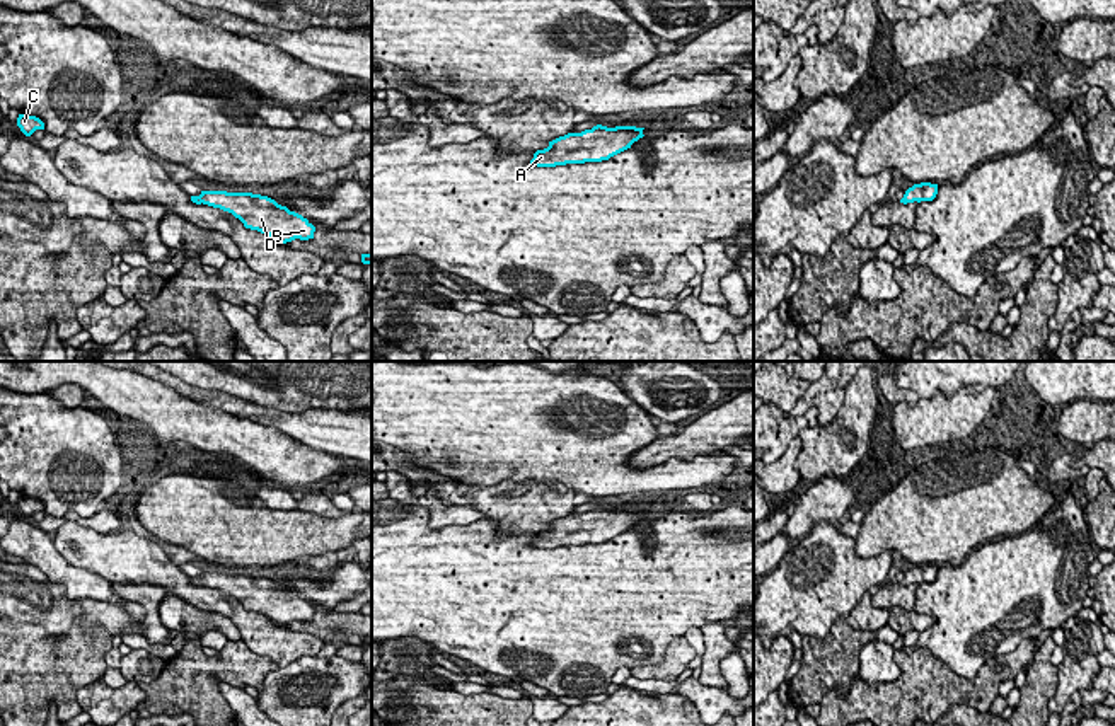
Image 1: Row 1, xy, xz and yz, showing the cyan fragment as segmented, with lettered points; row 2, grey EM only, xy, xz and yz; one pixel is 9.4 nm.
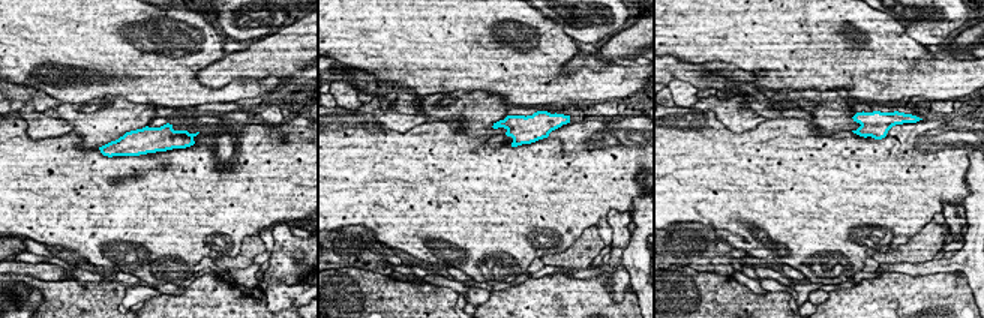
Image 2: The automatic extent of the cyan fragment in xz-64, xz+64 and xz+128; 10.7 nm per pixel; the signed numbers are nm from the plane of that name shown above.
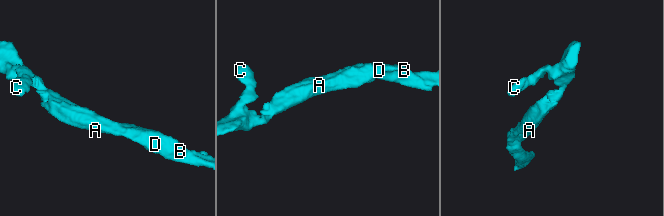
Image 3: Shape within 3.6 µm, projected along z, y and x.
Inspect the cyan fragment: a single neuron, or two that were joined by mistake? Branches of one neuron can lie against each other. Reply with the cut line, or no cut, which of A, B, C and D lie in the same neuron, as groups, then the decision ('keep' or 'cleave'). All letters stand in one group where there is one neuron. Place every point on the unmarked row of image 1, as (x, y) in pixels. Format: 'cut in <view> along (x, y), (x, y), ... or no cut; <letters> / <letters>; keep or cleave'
no cut; A B C D; keep

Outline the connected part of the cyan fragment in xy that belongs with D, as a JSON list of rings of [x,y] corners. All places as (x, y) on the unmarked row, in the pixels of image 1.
[[[201,573],[191,578],[196,586],[208,586],[232,595],[246,610],[269,617],[280,625],[295,620],[314,620],[315,608],[302,596],[290,593],[274,581],[252,574]]]

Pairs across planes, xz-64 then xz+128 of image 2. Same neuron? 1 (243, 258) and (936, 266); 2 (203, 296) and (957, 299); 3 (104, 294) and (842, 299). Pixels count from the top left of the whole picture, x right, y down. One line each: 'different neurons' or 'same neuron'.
1: different neurons
2: same neuron
3: different neurons

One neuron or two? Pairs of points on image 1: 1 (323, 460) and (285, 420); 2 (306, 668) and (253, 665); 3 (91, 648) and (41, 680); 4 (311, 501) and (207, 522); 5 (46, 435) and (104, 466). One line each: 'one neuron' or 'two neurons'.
1: two neurons
2: two neurons
3: one neuron
4: two neurons
5: one neuron

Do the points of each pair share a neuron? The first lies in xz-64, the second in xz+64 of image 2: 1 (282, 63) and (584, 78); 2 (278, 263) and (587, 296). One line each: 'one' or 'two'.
1: two
2: two

